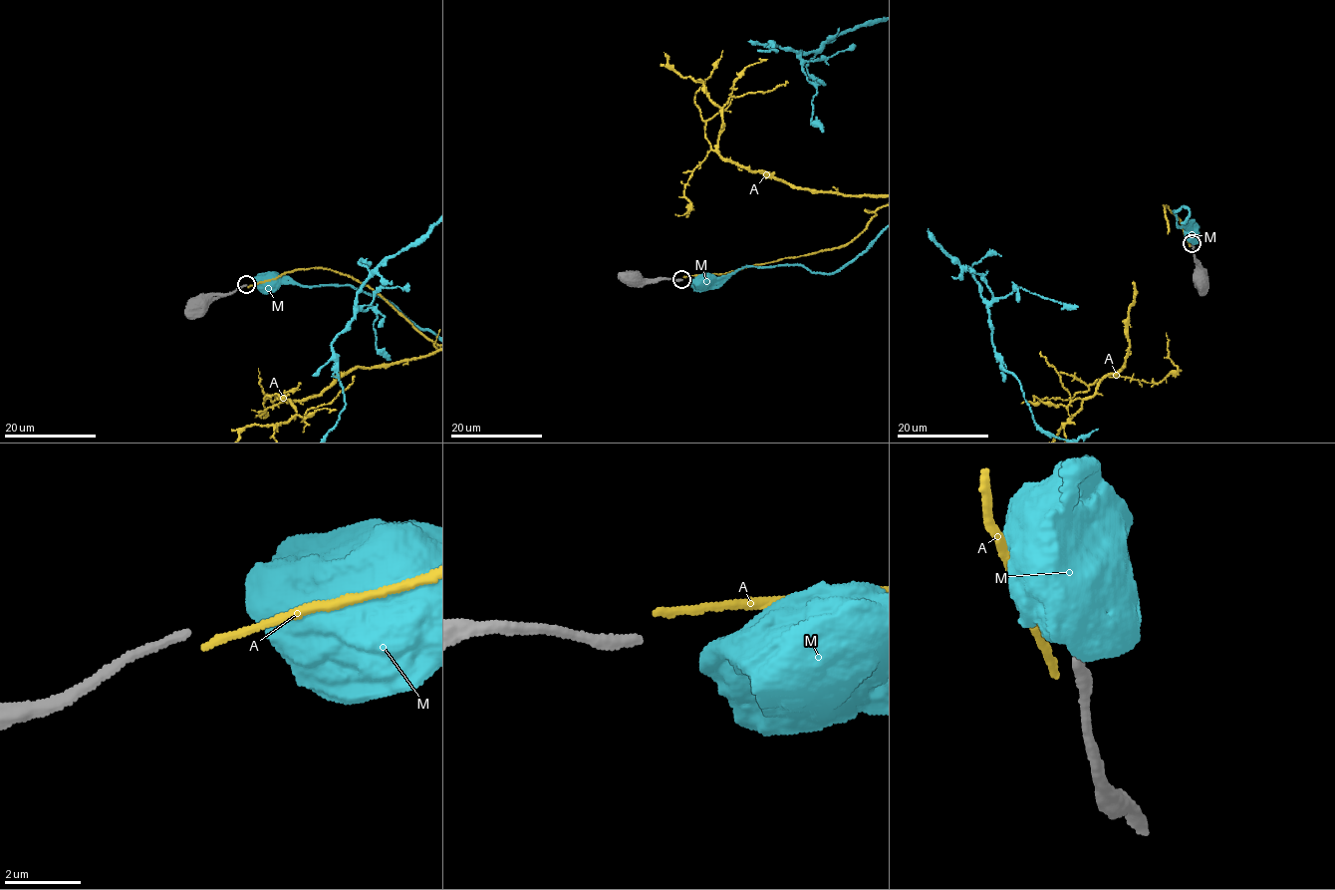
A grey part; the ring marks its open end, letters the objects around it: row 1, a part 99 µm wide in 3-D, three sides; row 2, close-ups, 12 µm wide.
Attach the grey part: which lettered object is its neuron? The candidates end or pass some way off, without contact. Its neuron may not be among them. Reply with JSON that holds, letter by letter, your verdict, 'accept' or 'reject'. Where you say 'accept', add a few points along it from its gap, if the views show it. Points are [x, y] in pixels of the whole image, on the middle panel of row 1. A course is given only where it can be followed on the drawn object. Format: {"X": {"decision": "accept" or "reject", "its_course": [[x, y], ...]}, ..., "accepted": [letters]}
{"A": {"decision": "reject"}, "M": {"decision": "reject"}, "accepted": []}

